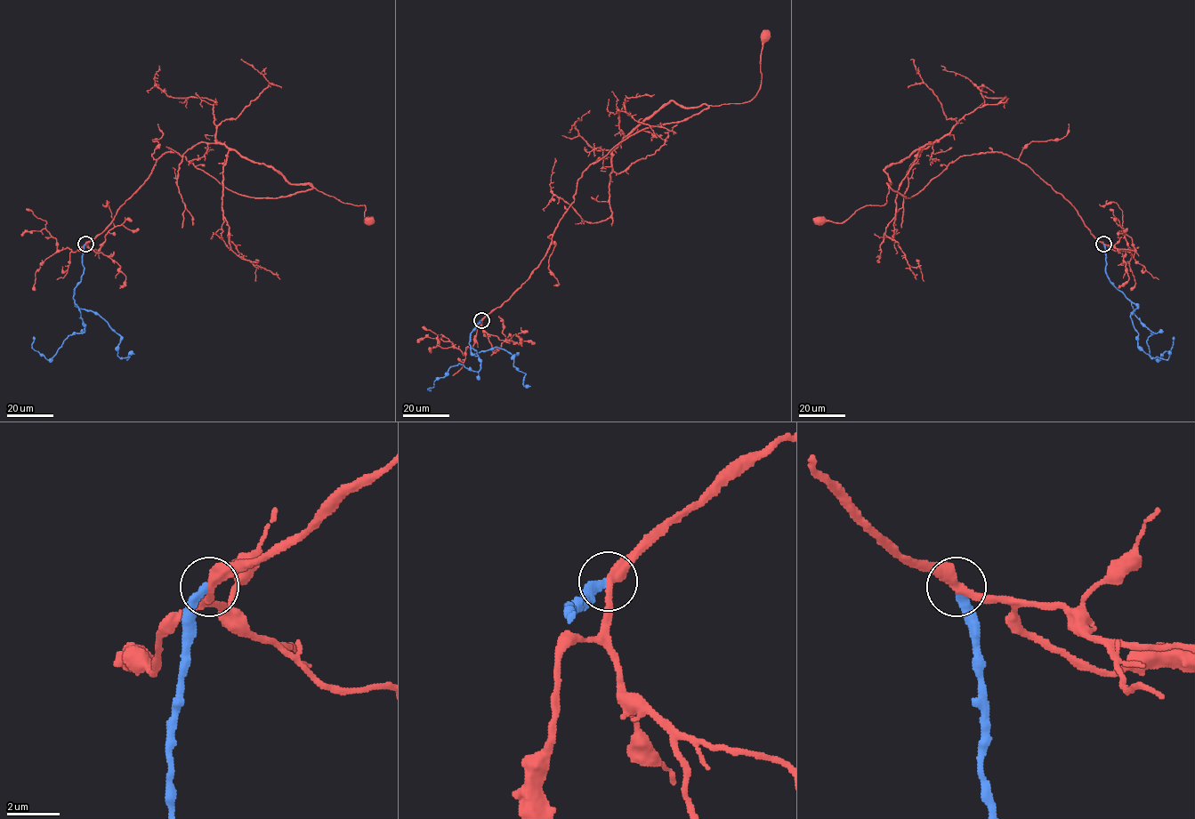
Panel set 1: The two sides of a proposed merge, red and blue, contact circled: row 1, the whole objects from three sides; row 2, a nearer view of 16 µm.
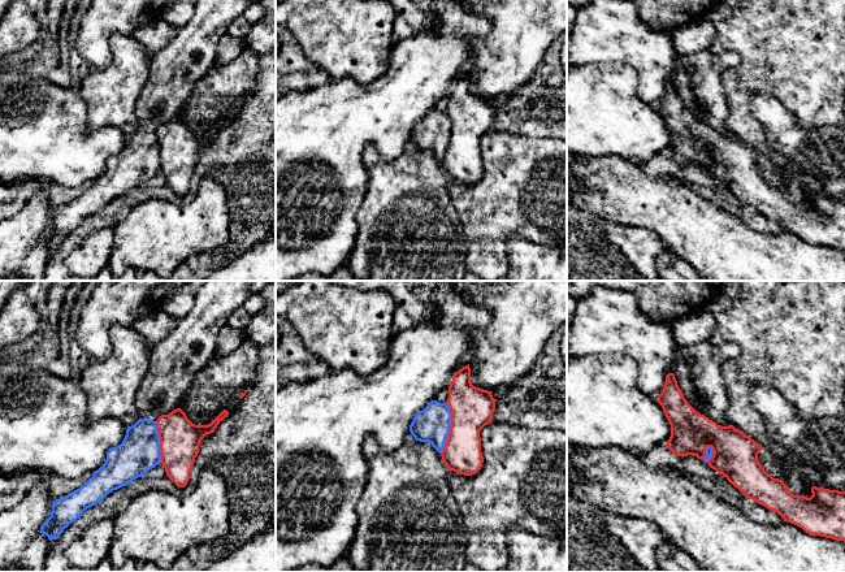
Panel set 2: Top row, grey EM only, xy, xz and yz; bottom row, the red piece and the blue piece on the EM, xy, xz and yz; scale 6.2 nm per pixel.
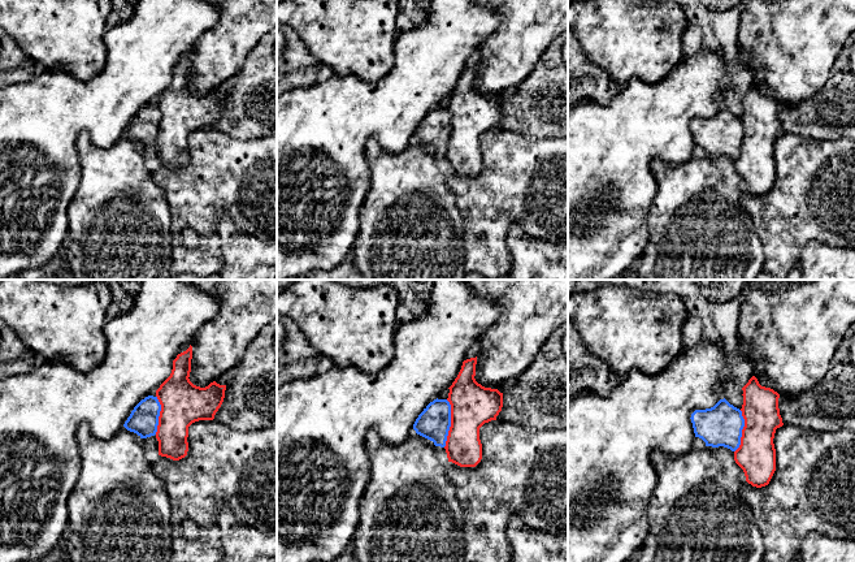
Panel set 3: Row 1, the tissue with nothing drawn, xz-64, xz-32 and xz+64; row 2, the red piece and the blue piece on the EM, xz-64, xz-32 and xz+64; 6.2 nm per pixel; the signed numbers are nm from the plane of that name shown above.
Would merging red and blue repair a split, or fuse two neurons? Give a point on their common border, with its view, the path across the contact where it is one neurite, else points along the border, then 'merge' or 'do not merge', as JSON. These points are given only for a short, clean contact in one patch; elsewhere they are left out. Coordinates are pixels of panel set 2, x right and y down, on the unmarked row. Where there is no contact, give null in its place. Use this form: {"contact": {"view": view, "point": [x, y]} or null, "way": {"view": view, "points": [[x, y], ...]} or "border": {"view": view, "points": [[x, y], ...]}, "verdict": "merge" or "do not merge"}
{"contact": {"view": "xz", "point": [450, 137]}, "border": {"view": "xz", "points": [[446, 112], [450, 120], [450, 141], [445, 156], [440, 161]]}, "verdict": "do not merge"}

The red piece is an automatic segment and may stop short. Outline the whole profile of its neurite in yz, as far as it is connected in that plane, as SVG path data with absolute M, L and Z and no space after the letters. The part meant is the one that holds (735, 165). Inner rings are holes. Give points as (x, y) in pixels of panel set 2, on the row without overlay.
M673 82L666 84L664 96L656 110L662 114L671 134L671 146L666 155L675 164L693 164L705 169L706 157L711 156L714 162L707 170L710 177L723 183L749 208L777 221L784 230L802 237L809 243L845 251L845 200L812 195L812 204L810 207L792 203L781 188L774 187L759 173L758 162L762 156L733 134L718 134L715 130L697 121L684 107Z

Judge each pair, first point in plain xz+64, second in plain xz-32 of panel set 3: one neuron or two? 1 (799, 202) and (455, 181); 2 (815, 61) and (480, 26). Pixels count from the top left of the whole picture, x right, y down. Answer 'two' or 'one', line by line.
1: one
2: two

